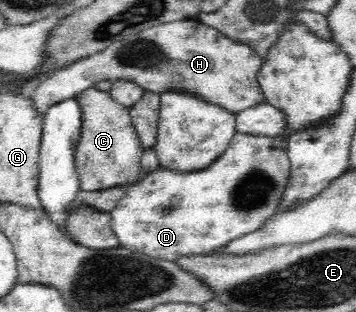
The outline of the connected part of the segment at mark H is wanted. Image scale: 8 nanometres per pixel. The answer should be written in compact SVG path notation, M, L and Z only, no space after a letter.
M199 19L171 21L128 36L44 77L31 96L39 113L45 114L52 105L105 80L131 80L159 95L167 90L183 90L233 113L266 102L258 82L261 56L249 45L232 41Z

